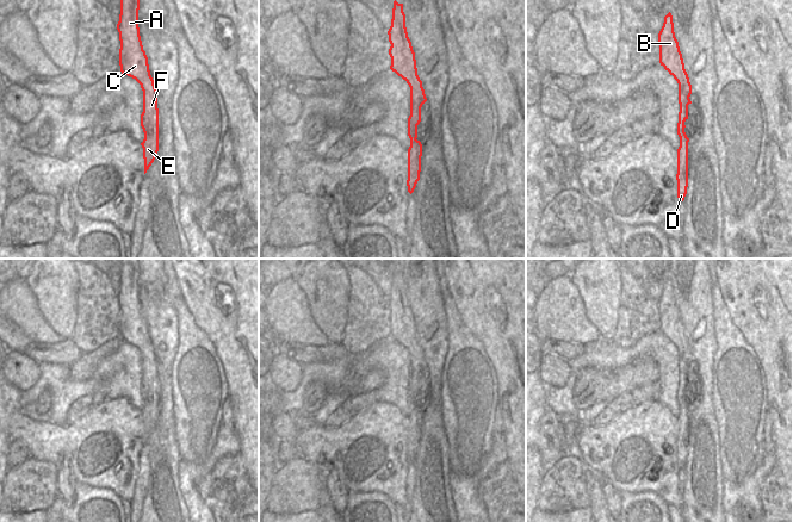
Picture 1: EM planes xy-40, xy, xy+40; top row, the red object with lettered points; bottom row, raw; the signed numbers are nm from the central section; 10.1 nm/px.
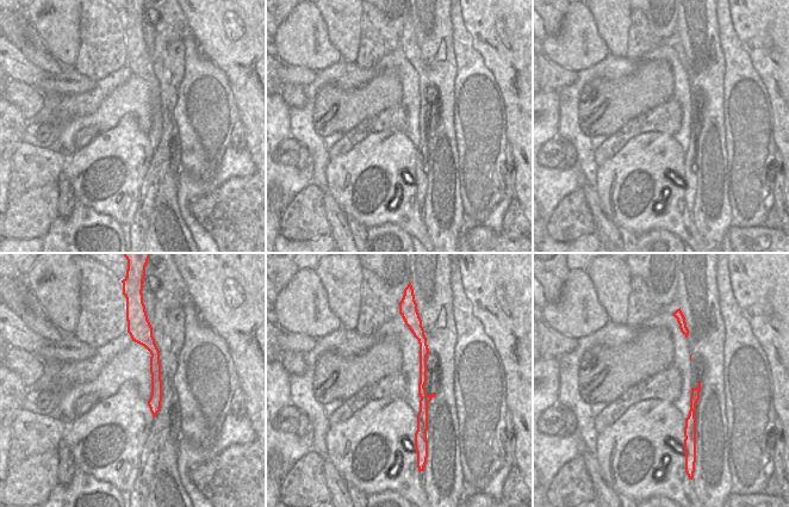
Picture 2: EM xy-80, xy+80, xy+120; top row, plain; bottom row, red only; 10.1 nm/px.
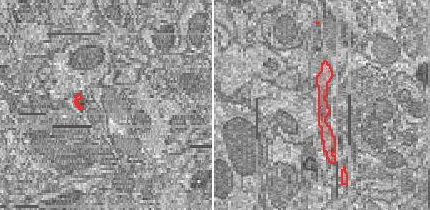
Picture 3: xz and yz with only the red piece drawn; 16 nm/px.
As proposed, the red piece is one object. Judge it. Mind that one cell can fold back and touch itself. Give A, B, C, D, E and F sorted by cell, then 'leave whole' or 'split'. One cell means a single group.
groups A B C D E F; leave whole

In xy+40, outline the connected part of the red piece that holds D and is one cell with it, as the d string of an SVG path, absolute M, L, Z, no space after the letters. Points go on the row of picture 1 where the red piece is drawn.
M669 12L664 17L663 26L658 33L659 63L669 72L679 83L679 123L677 135L680 147L677 149L677 198L679 204L684 200L688 187L688 142L689 138L684 132L684 122L688 119L688 105L692 104L692 85L684 69L682 54L674 32L673 15Z

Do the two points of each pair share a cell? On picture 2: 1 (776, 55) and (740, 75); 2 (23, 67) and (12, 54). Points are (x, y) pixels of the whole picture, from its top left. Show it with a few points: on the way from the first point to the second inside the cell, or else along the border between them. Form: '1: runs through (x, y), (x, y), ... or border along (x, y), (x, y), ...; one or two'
1: border along (740, 43), (766, 93); two
2: runs through (19, 63), (13, 57); one

